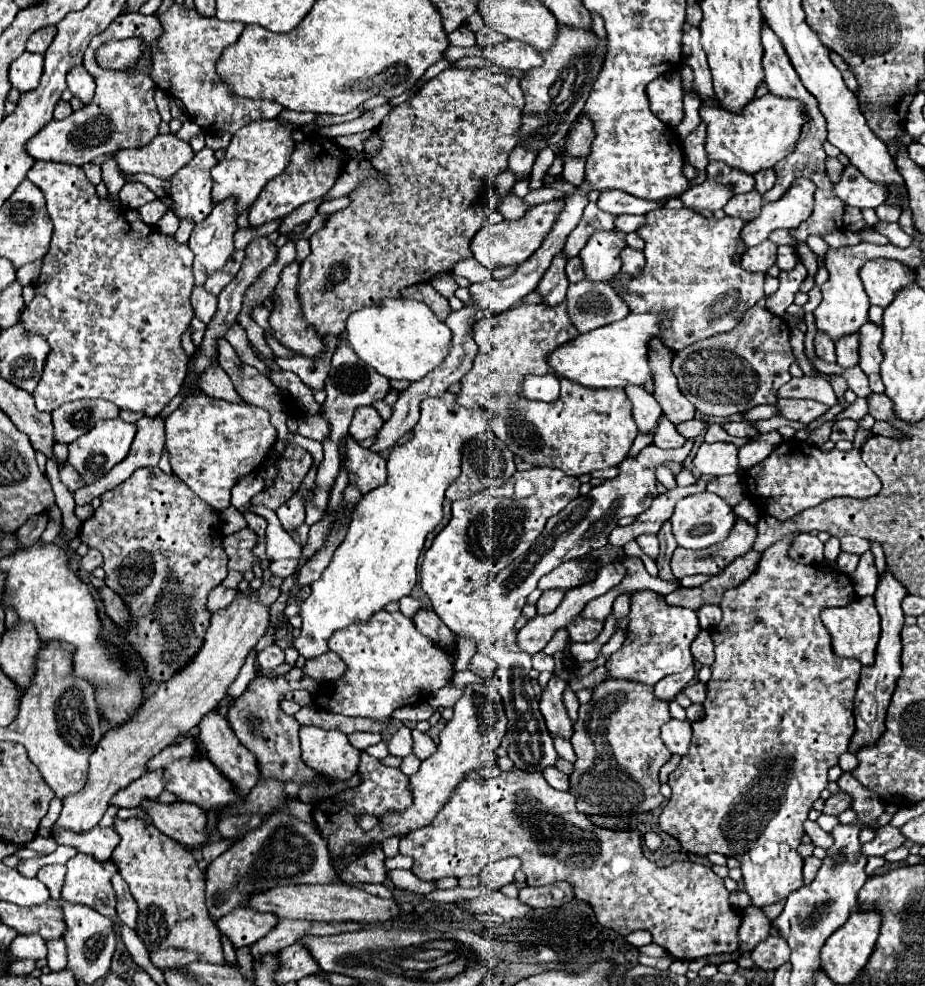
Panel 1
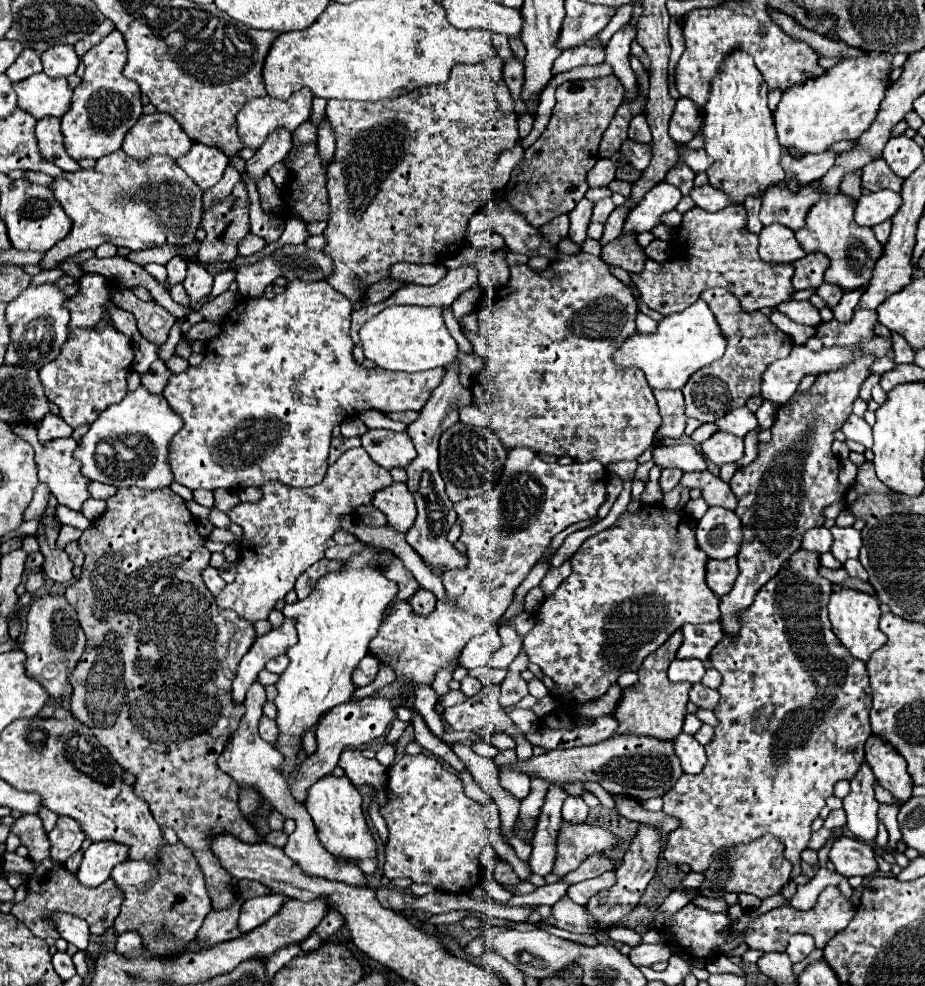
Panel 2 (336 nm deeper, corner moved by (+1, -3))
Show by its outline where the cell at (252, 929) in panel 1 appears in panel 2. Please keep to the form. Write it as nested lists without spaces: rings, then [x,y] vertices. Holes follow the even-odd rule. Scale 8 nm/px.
[[[265,894],[259,898],[251,898],[243,904],[239,916],[239,930],[249,932],[261,924],[265,924],[271,916],[275,916],[285,904],[285,896],[281,894]]]

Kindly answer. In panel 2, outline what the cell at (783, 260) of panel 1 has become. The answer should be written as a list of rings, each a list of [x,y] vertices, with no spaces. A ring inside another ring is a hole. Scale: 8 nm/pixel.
[[[819,252],[807,254],[805,258],[793,262],[795,264],[795,276],[793,276],[793,286],[797,290],[805,288],[819,288],[823,284],[825,268],[829,268],[829,258],[821,256]]]

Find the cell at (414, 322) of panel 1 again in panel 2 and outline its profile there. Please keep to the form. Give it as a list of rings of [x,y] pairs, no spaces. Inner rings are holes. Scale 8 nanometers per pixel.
[[[387,306],[359,330],[365,358],[385,370],[423,372],[437,366],[449,366],[459,354],[457,342],[449,334],[441,308],[437,306]]]

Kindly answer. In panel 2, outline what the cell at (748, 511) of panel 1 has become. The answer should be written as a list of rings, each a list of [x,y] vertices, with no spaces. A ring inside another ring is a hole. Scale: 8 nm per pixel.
[[[753,430],[753,432],[749,432],[745,436],[745,456],[737,462],[739,466],[747,466],[747,464],[751,464],[757,458],[757,444],[759,444],[757,434],[759,434],[759,430]]]

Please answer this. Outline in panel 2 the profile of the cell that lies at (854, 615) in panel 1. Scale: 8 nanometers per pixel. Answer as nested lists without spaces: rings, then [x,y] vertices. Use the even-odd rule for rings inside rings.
[[[841,588],[831,594],[829,620],[833,624],[833,632],[841,640],[841,644],[855,658],[863,662],[869,660],[871,652],[875,652],[885,644],[885,634],[879,630],[879,618],[881,618],[881,610],[879,610],[879,600],[875,596],[869,596],[859,590],[849,590],[849,588]]]

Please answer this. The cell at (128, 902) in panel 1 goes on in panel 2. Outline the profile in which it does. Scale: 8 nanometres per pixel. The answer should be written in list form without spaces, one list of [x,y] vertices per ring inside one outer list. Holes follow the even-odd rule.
[[[181,842],[163,844],[157,858],[157,862],[125,860],[113,868],[111,878],[125,894],[113,928],[117,934],[127,930],[139,932],[153,952],[163,954],[179,950],[187,944],[187,940],[195,938],[205,916],[211,912],[211,898],[205,890],[205,878],[191,848]],[[159,928],[163,932],[157,932]]]

